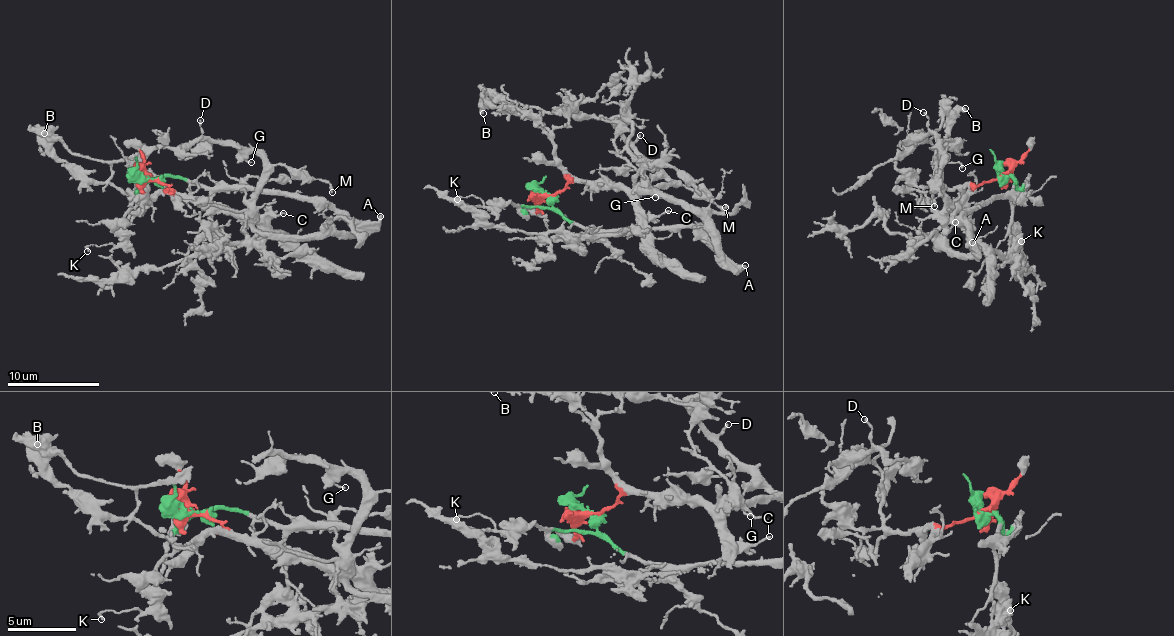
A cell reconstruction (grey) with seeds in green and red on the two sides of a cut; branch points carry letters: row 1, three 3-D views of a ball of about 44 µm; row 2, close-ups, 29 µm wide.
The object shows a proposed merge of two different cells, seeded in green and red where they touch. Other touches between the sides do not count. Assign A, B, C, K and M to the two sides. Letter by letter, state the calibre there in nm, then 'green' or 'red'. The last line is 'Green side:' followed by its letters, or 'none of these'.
A: 360 nm | green
B: 420 nm | red
C: 140 nm | red
K: 160 nm | green
M: 180 nm | green
Green side: A, K, M

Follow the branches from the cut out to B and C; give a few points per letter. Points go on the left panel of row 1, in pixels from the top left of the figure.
B: (152, 179), (160, 180), (168, 189), (144, 202), (107, 182), (79, 177), (52, 146), (45, 132)
C: (152, 179), (160, 180), (177, 195), (201, 196), (241, 217), (283, 214)

